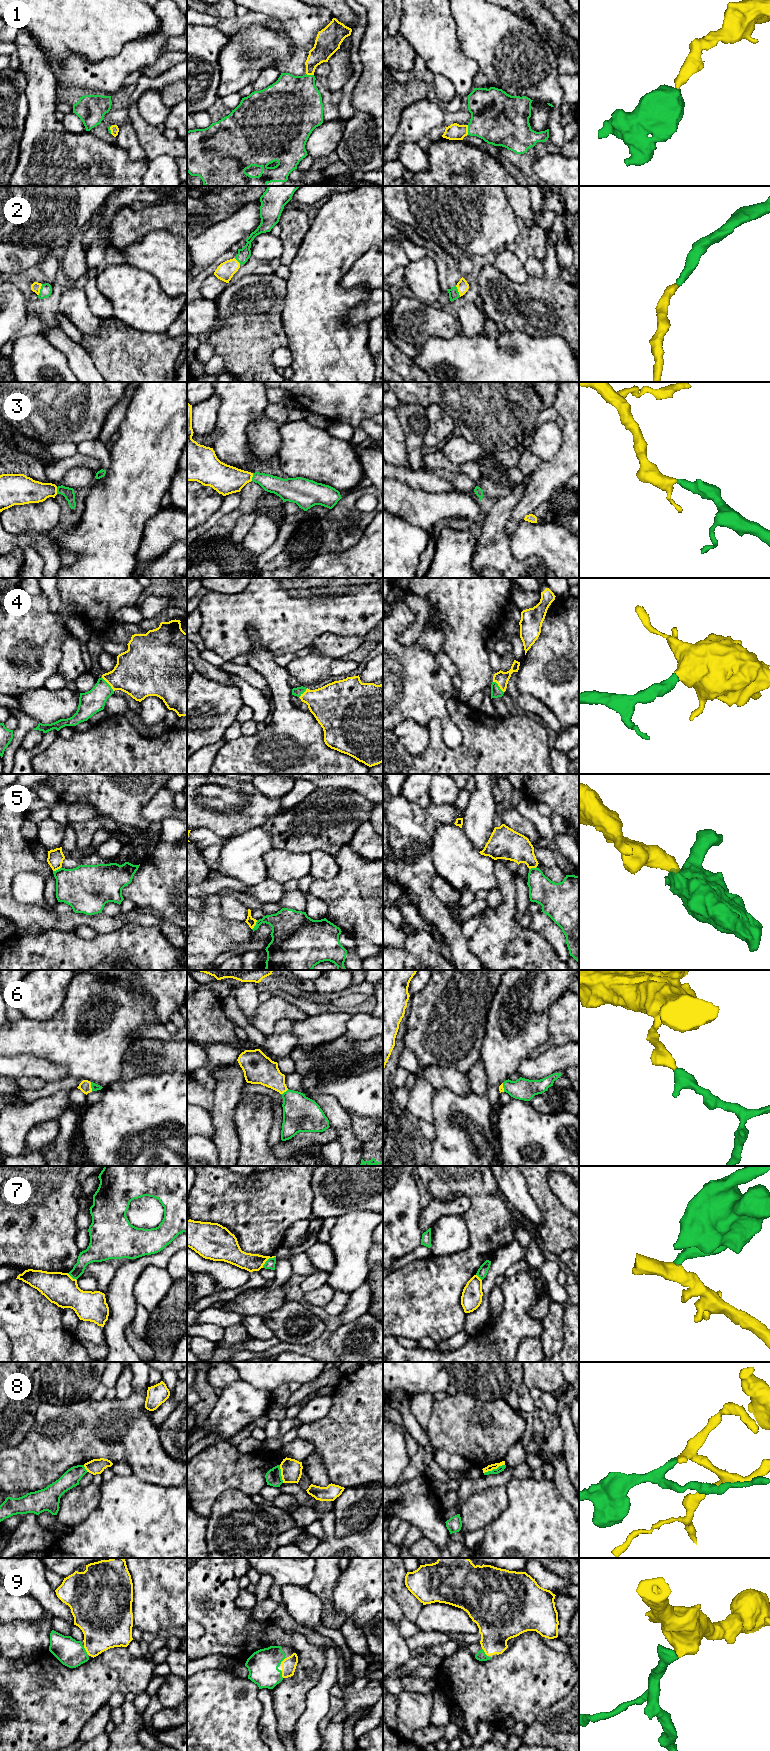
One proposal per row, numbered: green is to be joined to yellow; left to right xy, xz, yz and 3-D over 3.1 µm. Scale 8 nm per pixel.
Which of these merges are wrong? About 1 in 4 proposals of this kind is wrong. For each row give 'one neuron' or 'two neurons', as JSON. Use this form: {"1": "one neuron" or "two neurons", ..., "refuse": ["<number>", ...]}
{"1": "one neuron", "2": "one neuron", "3": "one neuron", "4": "one neuron", "5": "two neurons", "6": "one neuron", "7": "two neurons", "8": "two neurons", "9": "one neuron", "refuse": ["5", "7", "8"]}

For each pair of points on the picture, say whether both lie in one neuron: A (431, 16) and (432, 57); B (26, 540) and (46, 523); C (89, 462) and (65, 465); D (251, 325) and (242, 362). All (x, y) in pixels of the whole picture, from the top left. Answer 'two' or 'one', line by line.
A: one
B: two
C: one
D: one

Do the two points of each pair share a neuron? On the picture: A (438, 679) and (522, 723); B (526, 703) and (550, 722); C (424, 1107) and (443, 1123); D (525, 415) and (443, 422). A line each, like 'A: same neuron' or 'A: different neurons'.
A: different neurons
B: same neuron
C: different neurons
D: different neurons

